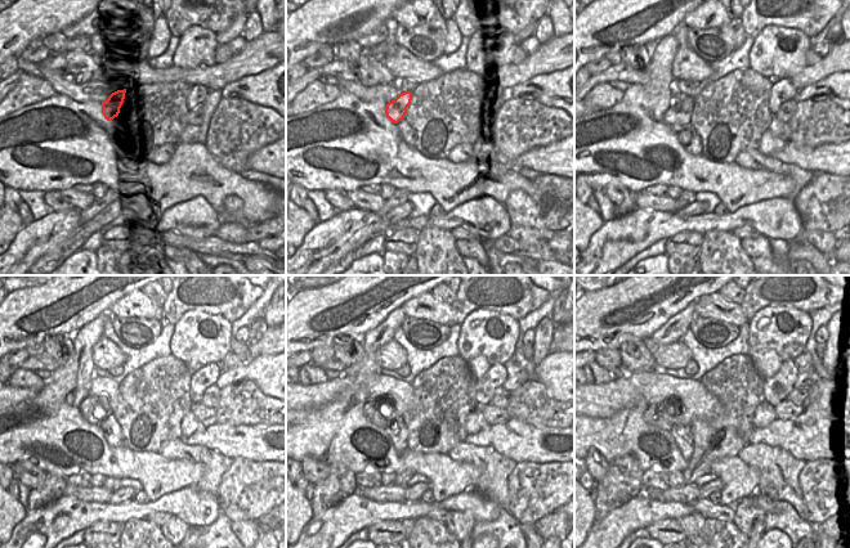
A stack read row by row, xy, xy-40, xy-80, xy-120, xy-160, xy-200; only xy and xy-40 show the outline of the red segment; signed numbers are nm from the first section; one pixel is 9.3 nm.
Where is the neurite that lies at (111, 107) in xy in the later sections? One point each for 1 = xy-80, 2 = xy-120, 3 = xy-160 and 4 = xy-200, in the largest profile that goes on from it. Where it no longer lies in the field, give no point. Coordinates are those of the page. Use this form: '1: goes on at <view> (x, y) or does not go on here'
1: goes on at xy-80 (680, 109)
2: goes on at xy-120 (101, 404)
3: goes on at xy-160 (371, 409)
4: goes on at xy-200 (657, 414)

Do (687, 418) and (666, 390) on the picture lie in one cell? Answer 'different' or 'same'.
same

